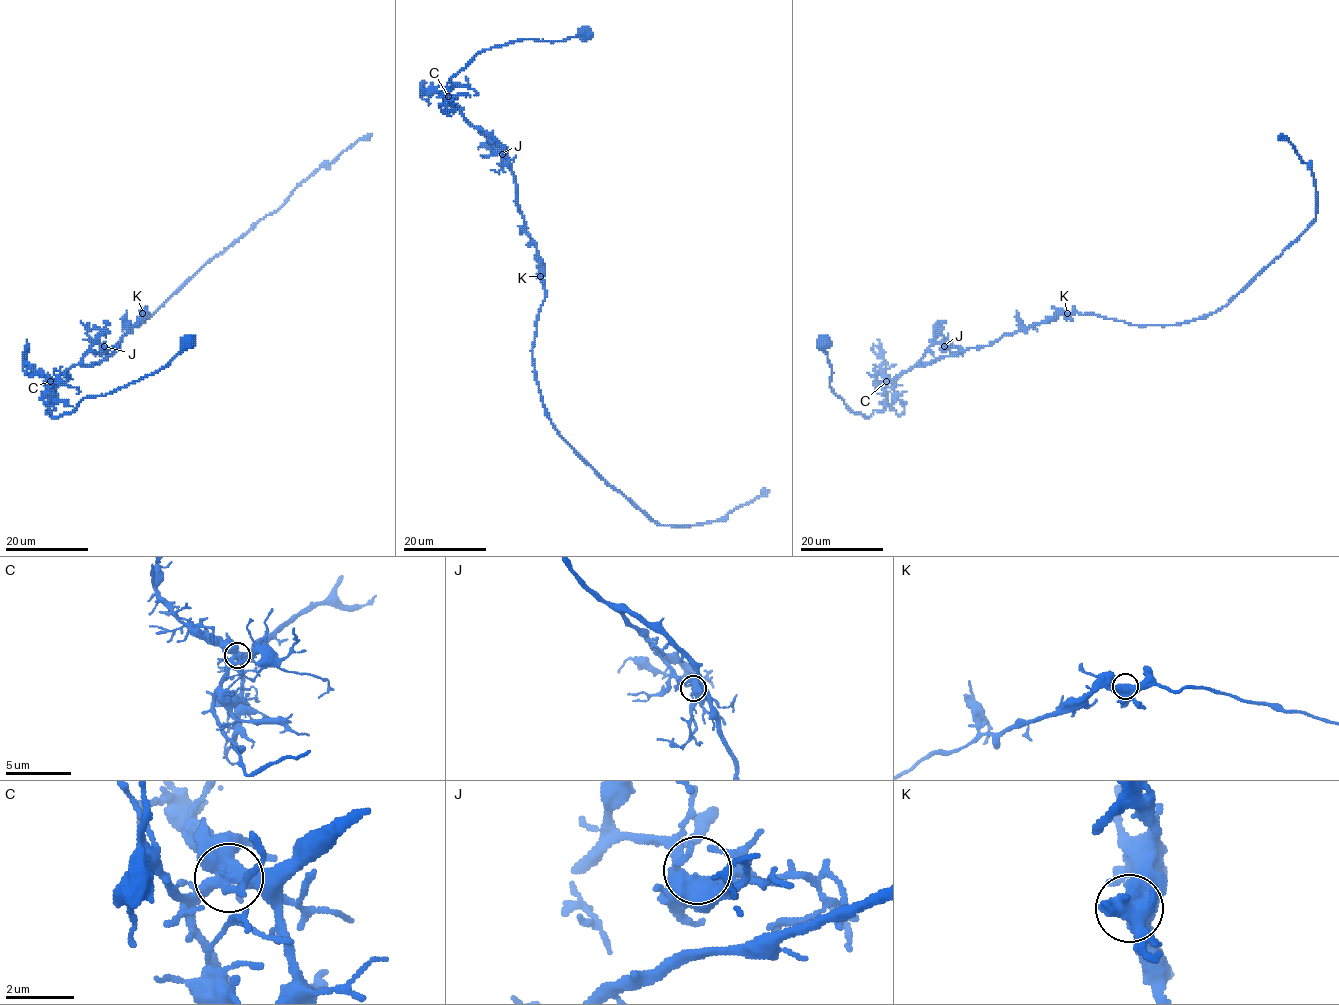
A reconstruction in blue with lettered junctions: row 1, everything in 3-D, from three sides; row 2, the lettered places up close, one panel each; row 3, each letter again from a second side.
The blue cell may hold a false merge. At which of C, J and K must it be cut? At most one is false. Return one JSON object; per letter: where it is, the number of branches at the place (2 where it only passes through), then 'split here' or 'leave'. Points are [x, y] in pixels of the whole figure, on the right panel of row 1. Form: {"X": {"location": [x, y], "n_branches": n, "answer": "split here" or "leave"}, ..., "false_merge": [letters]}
{"C": {"location": [886, 381], "n_branches": 5, "answer": "leave"}, "J": {"location": [944, 346], "n_branches": 5, "answer": "leave"}, "K": {"location": [1067, 313], "n_branches": 5, "answer": "leave"}, "false_merge": []}

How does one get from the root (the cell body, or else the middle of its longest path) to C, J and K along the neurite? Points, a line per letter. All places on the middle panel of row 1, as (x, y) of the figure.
C: (584, 31), (558, 41), (524, 38), (482, 50), (451, 78), (448, 93), (440, 95), (444, 91), (448, 95)
J: (584, 31), (558, 41), (524, 38), (482, 50), (451, 78), (448, 93), (440, 95), (446, 93), (502, 154)
K: (584, 31), (558, 41), (524, 38), (482, 50), (440, 95), (446, 93), (503, 148), (540, 276)

